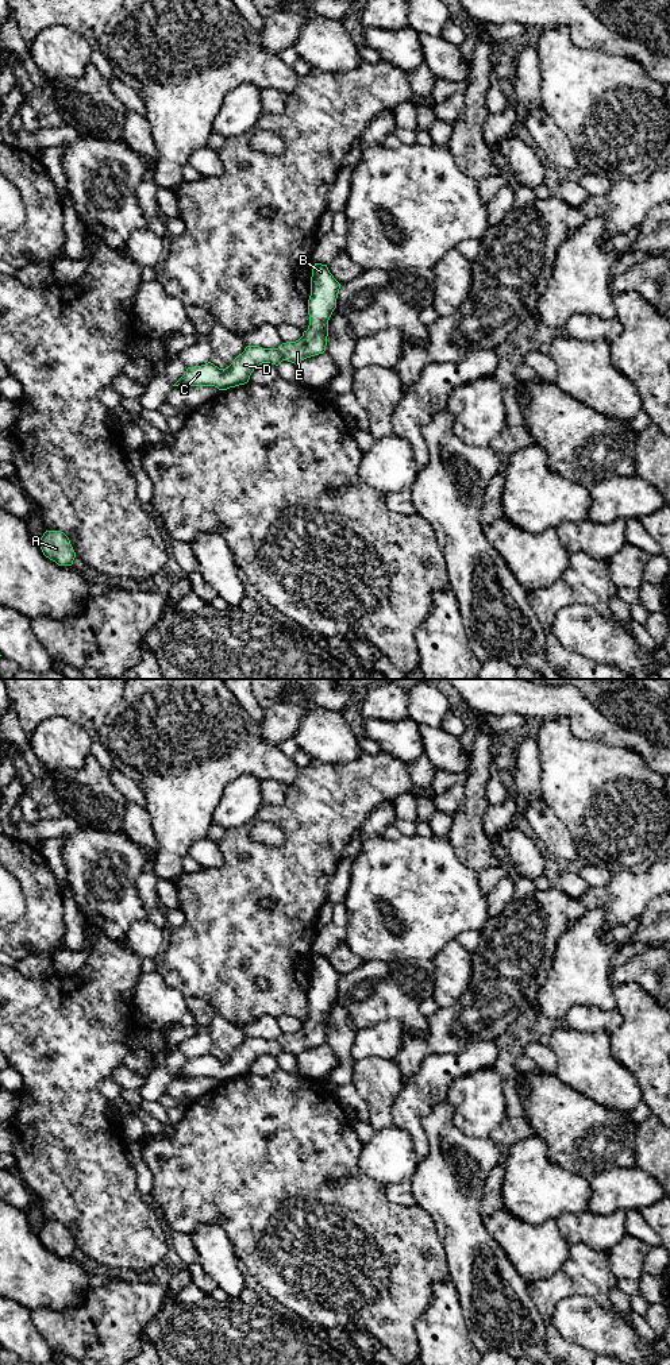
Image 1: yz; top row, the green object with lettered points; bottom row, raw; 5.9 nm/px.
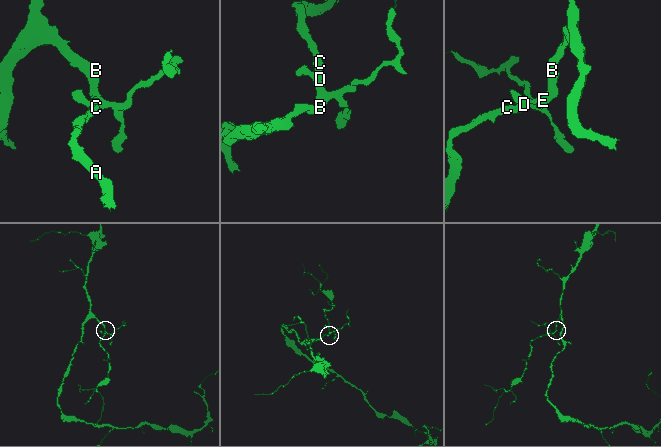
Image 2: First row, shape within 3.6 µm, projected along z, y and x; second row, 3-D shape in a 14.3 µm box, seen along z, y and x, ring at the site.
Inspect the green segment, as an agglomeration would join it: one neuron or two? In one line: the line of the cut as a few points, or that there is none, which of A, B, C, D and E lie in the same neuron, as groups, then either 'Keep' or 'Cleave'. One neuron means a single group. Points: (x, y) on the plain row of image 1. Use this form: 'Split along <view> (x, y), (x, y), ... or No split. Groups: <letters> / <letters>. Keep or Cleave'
No split. Groups: A B C D E. Keep

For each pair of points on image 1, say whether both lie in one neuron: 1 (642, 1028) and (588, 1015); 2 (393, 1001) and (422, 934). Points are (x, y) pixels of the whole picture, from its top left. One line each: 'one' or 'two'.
1: two
2: two

